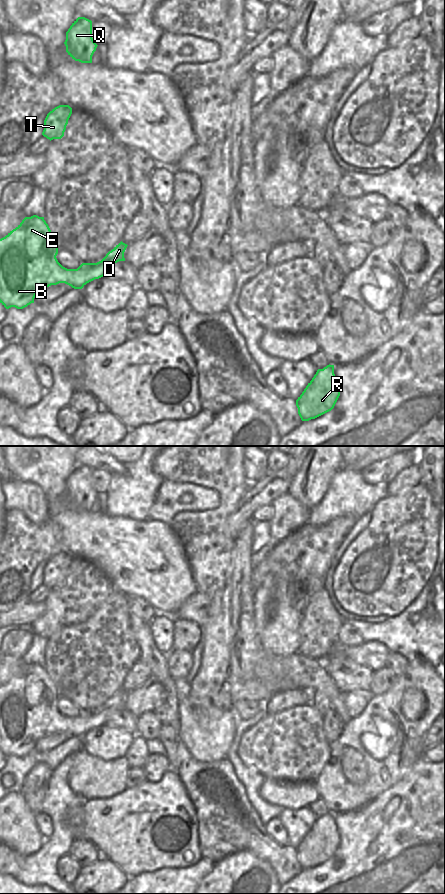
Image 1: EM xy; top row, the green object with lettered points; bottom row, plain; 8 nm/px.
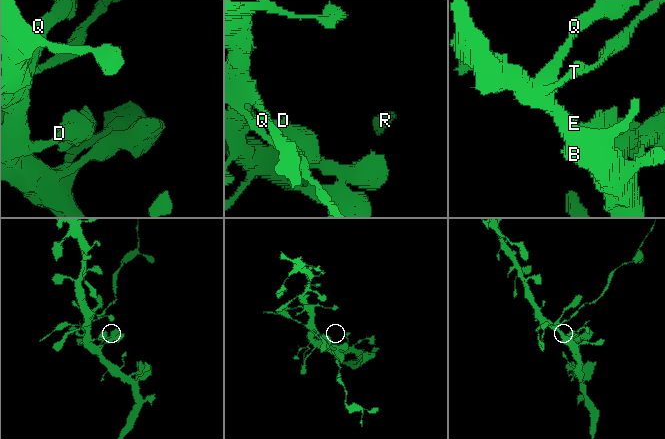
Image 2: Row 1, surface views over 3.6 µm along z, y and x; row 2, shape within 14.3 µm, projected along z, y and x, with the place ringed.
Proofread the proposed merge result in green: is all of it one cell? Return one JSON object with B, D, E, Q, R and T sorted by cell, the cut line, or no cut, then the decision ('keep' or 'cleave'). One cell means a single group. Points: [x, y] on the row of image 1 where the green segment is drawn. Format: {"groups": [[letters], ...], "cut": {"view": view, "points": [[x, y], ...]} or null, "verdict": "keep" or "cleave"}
{"groups": [["B", "D", "E", "Q", "R", "T"]], "cut": null, "verdict": "keep"}

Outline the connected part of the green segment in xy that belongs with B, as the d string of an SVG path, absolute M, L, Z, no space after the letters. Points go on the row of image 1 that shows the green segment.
M33 215L0 239L0 303L6 308L23 309L34 303L36 294L51 286L65 283L74 289L82 289L87 283L105 276L117 262L125 261L127 244L122 241L97 263L82 263L77 269L67 269L57 260L58 246L44 220Z

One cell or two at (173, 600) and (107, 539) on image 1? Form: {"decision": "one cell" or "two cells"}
{"decision": "one cell"}

